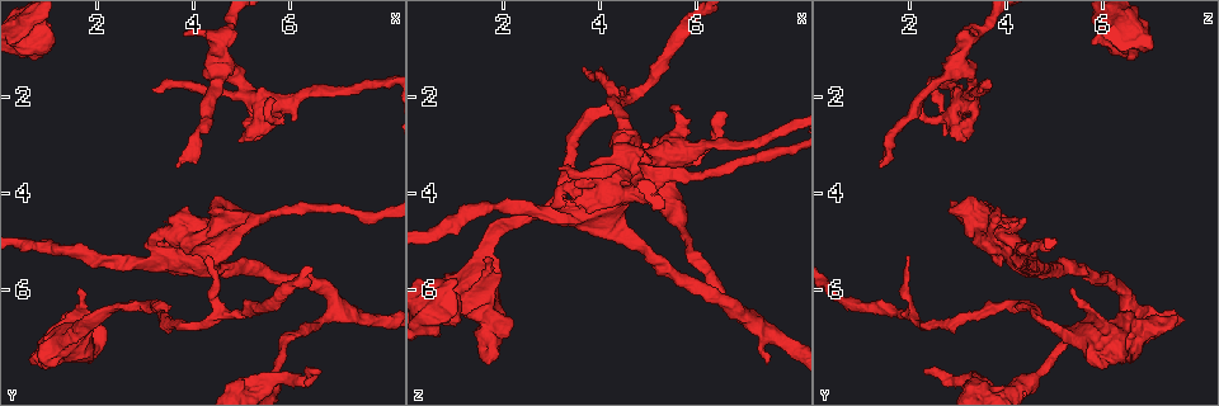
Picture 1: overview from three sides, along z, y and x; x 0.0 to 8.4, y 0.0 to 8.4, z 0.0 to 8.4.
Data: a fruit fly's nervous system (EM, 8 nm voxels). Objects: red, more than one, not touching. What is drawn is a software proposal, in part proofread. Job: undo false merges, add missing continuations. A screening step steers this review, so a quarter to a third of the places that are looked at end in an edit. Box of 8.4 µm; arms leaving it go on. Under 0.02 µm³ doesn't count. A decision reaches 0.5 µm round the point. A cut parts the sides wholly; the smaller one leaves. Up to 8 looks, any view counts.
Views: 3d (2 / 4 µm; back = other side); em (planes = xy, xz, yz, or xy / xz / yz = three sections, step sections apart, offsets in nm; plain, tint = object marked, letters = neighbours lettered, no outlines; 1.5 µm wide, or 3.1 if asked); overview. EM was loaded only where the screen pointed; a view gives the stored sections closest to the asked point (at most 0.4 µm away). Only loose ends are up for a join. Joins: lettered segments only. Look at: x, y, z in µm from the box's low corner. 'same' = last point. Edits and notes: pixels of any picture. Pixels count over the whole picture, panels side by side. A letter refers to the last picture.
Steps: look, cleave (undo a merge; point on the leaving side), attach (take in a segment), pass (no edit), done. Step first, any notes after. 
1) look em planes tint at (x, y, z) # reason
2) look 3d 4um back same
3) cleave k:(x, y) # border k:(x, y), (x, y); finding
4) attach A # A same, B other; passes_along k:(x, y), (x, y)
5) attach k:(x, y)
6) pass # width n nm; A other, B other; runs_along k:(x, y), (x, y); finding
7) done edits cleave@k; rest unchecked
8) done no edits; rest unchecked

look em xy step 8 tint at (6.60, 7.65, 2.35) # an open end

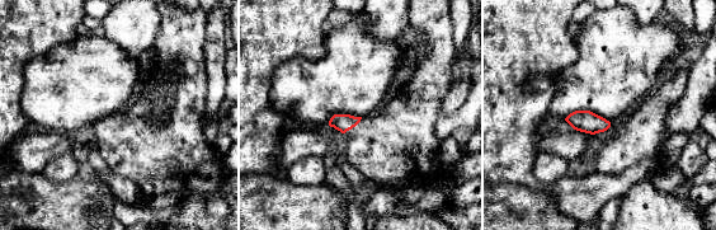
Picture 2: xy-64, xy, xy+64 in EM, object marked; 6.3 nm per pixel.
look em planes letters same

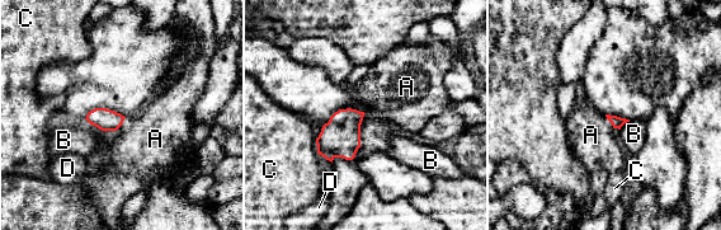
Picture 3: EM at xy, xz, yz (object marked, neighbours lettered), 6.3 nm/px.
attach A # A same, B other, C other, D other; passes_along 3:(617, 122), (609, 121), (590, 135); the cell continues

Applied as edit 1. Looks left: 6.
look em xy step 4 letters at (1.65, 6.00, 5.35) # an open end

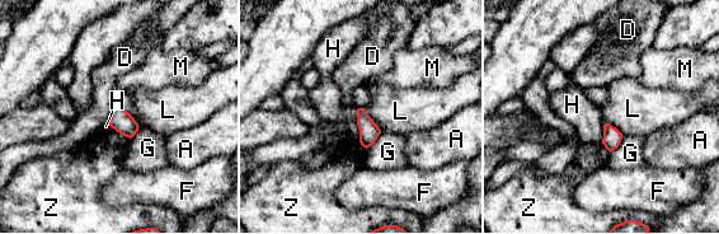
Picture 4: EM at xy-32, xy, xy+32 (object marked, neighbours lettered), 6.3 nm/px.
look em planes letters same # another direction

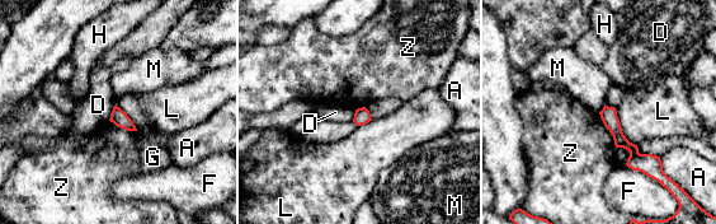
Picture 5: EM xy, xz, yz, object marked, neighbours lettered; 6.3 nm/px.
pass # A other, D other, F other, G other, H other, L other, M other, Z other; border 5:(604, 106), (598, 112); no lettered segment goes on from it

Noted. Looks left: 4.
look em planes plain at (5.45, 2.15, 3.20) # looks like a crossing

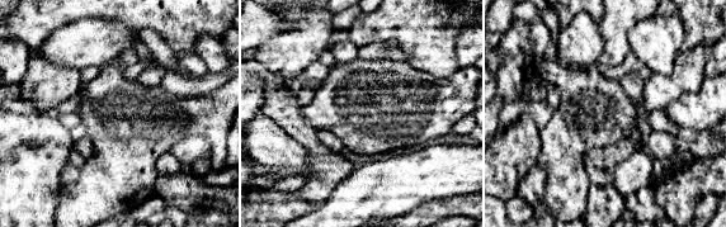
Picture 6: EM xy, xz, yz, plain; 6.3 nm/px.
look em planes letters same # what lies round it

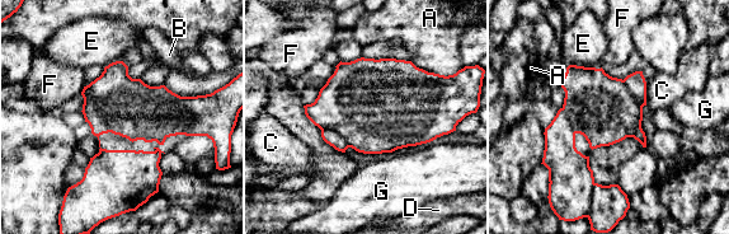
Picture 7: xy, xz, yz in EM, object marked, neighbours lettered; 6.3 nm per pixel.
cleave 7:(362, 102) # A other, B other, C other, D other, E other, F other, G other; border 7:(321, 129), (333, 129), (351, 146); two cells meet here

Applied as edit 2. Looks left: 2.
done edits attach@3, cleave@7; rest unchecked

